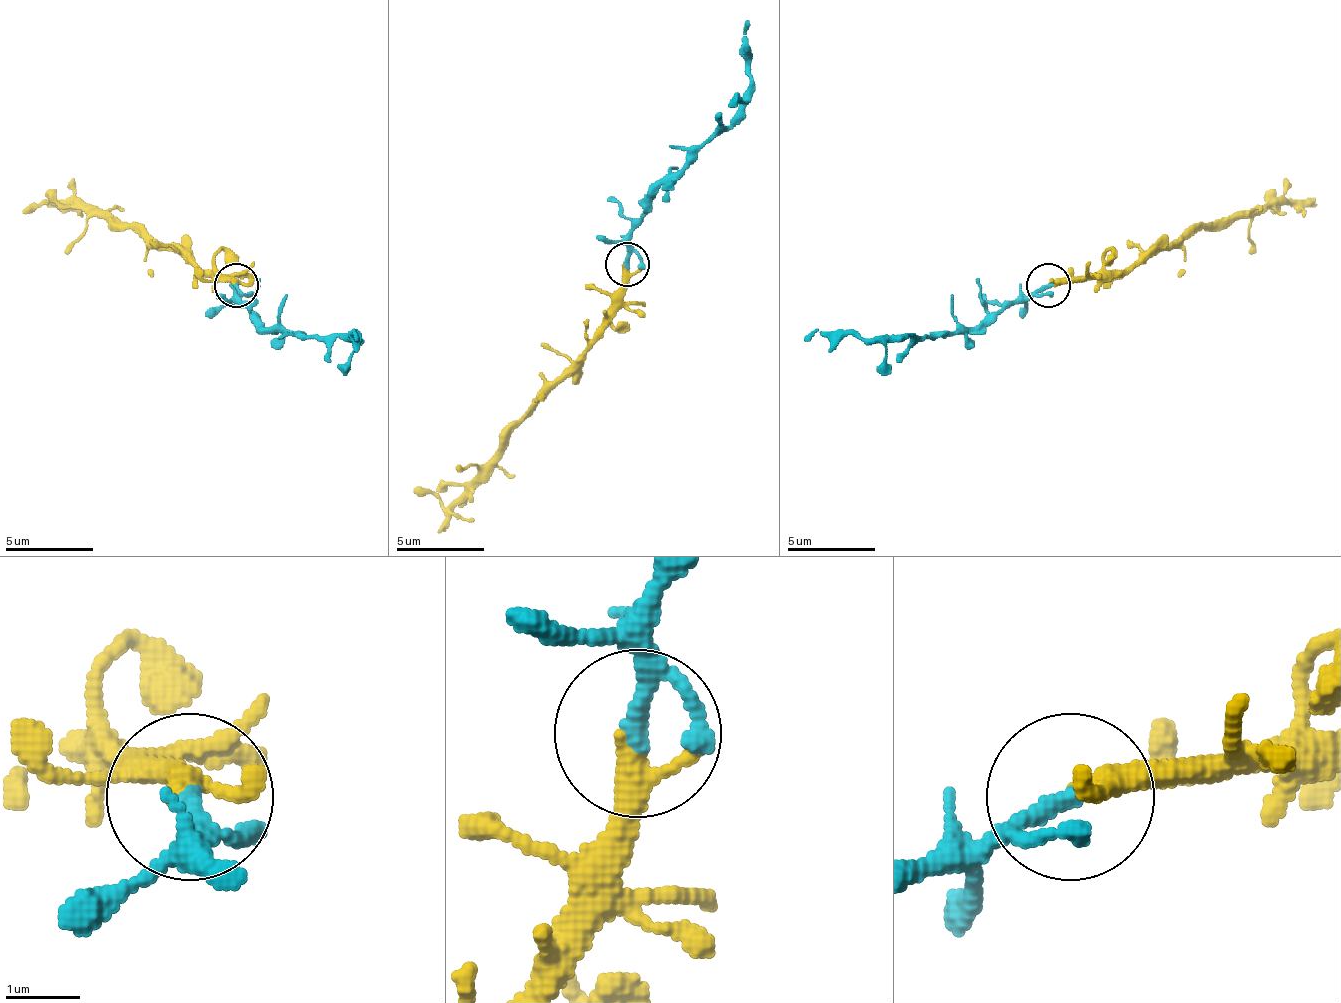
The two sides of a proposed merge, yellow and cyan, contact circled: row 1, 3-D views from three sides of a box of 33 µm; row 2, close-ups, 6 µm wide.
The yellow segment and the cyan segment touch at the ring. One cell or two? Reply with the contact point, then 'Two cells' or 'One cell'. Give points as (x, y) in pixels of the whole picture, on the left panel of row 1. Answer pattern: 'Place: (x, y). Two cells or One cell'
Place: (236, 285). One cell

